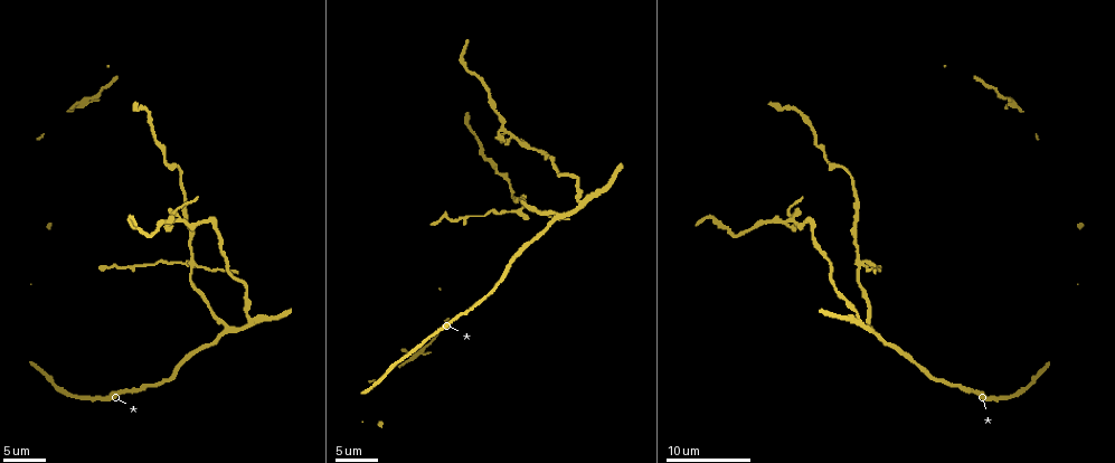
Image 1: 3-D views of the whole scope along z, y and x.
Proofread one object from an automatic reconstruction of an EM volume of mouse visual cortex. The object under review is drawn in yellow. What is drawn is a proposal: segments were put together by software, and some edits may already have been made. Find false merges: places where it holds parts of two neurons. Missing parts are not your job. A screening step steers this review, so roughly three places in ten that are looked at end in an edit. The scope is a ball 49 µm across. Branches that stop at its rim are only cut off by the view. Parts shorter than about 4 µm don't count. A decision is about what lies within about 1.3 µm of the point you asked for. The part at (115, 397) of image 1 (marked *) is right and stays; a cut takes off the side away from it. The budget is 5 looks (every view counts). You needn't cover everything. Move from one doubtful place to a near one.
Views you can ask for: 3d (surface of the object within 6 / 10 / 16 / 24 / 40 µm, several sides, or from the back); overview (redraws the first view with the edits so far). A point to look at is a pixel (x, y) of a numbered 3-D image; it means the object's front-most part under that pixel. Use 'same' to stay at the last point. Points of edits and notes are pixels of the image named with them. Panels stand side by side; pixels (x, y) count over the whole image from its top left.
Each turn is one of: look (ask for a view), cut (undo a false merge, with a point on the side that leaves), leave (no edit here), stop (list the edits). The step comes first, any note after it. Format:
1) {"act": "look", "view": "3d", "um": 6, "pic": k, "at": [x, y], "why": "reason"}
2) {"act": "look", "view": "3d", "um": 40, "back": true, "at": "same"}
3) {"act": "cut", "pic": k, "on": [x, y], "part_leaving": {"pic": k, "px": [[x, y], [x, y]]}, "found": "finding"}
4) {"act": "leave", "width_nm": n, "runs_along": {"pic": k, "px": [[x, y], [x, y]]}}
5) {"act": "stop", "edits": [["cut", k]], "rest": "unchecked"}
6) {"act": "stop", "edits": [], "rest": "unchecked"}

{"act": "look", "view": "3d", "um": 6, "pic": 1, "at": [248, 317], "why": "three-way junction"}

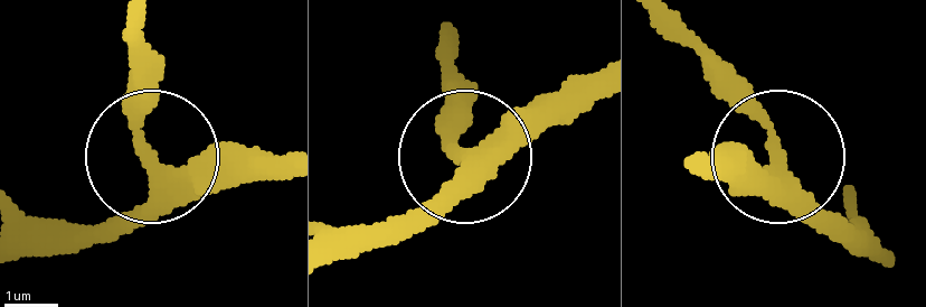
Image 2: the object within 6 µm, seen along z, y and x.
{"act": "look", "view": "3d", "um": 6, "back": true, "pic": 2, "at": [467, 153]}

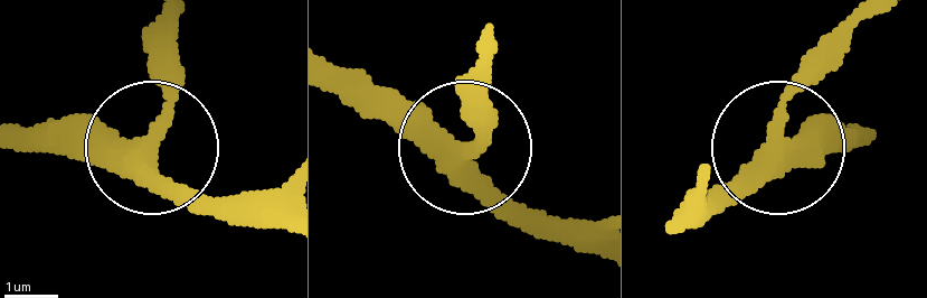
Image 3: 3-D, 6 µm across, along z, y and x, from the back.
{"act": "leave", "width_nm": 320, "runs_along": {"pic": 3, "px": [[281, 225], [214, 216], [133, 141], [45, 141]]}, "found": "one neuron here"}

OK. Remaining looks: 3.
{"act": "look", "view": "3d", "um": 10, "pic": 1, "at": [859, 260]}

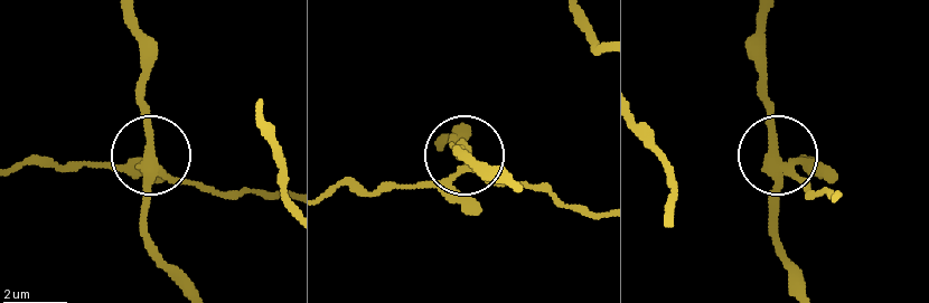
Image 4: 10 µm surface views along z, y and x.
{"act": "cut", "pic": 4, "on": [829, 167], "width_nm": 320, "part_leaving": {"pic": 4, "px": [[156, 169], [134, 160], [111, 169], [15, 166]]}, "found": "a second neuron is stuck on"}

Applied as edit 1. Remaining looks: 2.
{"act": "stop", "edits": [["cut", 4]], "rest": "unchecked"}

